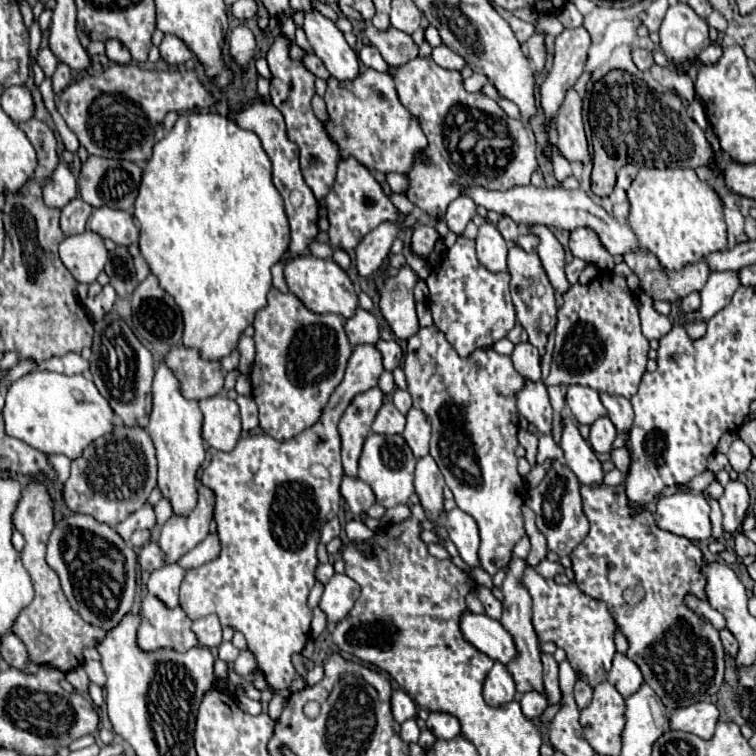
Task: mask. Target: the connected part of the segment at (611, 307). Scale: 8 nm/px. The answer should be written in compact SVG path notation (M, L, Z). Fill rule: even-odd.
M608 275L590 285L576 283L558 307L556 347L546 387L578 383L630 399L646 371L648 349L648 339L640 331L638 307L624 277Z

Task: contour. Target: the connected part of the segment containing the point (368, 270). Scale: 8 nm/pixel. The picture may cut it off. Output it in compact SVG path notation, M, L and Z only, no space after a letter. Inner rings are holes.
M382 223L374 231L370 231L358 245L354 265L360 277L370 277L382 261L388 257L394 239L398 237L398 229L394 223Z

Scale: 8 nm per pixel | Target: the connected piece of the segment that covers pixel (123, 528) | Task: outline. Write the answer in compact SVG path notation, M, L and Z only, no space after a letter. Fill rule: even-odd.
M144 503L144 507L138 509L138 511L134 511L134 513L130 513L130 515L116 527L116 531L118 531L118 535L128 543L128 541L130 541L130 535L132 535L136 529L148 529L148 531L152 531L154 527L156 527L154 509L152 509L148 503Z

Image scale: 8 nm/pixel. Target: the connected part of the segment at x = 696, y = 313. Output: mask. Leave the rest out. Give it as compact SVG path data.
M716 271L708 277L704 289L700 291L702 295L702 303L698 309L682 313L680 315L680 323L688 325L688 323L696 323L696 321L704 321L708 323L720 309L724 309L734 291L740 287L740 283L736 283L736 273L734 271Z

